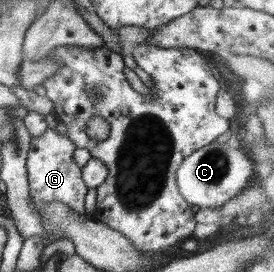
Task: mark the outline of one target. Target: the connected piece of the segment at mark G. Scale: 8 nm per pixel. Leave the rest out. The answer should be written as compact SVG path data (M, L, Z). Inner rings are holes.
M46 129L44 134L33 137L27 152L27 177L32 199L37 202L61 202L74 213L84 215L87 190L83 181L81 167L73 159L75 144L61 131Z

